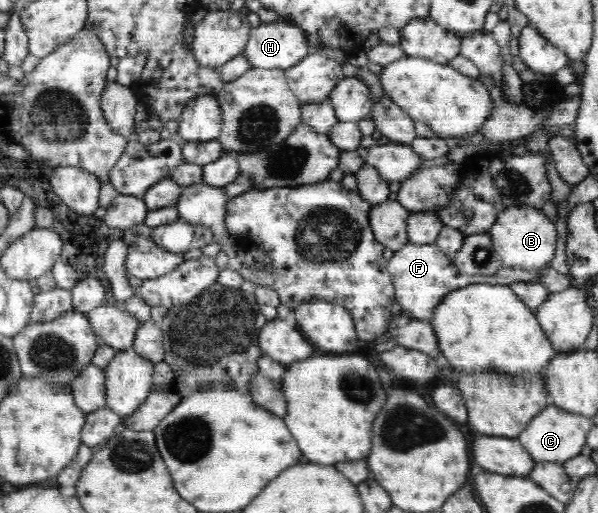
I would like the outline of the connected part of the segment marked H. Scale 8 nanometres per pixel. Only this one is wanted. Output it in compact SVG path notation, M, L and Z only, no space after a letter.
M280 22L261 24L251 29L243 54L252 68L288 69L308 55L306 35L295 25Z

